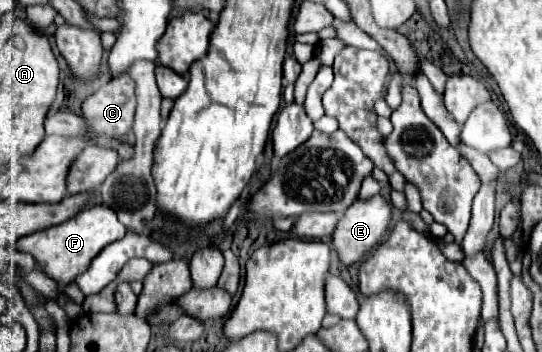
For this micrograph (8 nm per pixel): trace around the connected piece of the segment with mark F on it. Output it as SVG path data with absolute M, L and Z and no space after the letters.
M94 205L94 207L86 207L80 213L76 213L72 219L64 221L62 225L26 235L22 239L16 241L16 247L20 251L30 253L36 263L40 265L40 269L52 277L56 283L60 285L68 285L74 281L76 275L84 273L84 269L90 265L90 261L110 243L120 241L126 235L126 227L118 221L116 213L106 207L106 205Z

